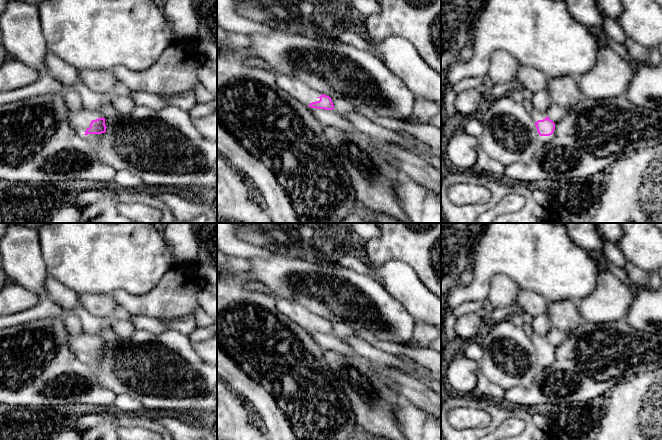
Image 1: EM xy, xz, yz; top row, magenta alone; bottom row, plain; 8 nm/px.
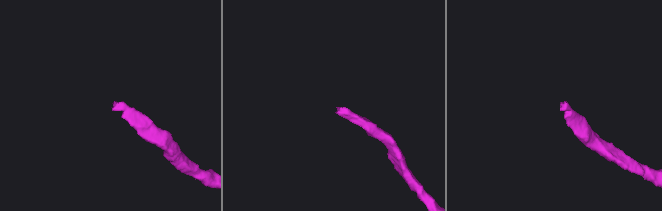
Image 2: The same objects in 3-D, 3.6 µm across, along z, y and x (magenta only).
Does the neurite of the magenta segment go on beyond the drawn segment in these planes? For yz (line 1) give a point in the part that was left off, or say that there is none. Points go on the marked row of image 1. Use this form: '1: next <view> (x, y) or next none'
1: next yz (536, 115)

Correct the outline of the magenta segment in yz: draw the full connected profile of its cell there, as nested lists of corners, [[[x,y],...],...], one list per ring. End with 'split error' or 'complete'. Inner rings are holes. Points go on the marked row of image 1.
[[[536,109],[530,112],[540,136],[550,136],[555,130],[555,123],[549,117]]] | split error

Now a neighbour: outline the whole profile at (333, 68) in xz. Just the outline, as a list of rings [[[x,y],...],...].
[[[275,25],[269,34],[249,35],[252,57],[267,62],[276,75],[293,77],[329,97],[342,96],[365,104],[381,117],[406,120],[412,115],[417,97],[376,56],[350,44],[314,38],[307,32]]]

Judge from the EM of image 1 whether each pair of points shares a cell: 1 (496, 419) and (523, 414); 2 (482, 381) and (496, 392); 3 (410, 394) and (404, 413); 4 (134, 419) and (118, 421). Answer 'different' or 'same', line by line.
1: same
2: same
3: different
4: same

